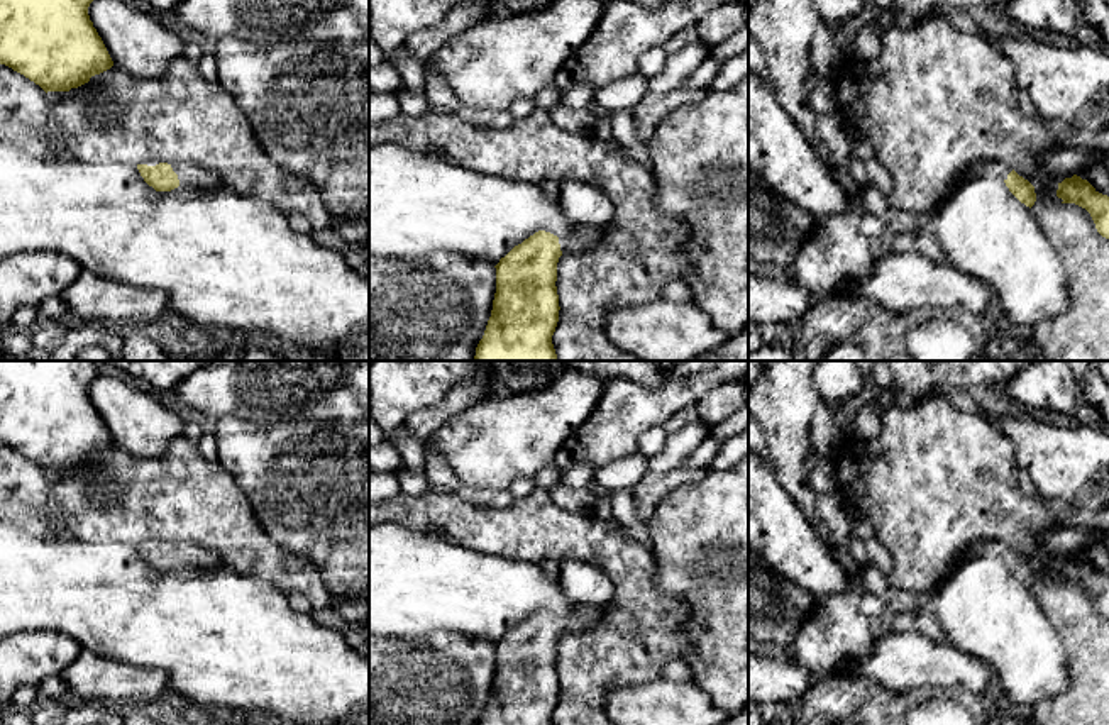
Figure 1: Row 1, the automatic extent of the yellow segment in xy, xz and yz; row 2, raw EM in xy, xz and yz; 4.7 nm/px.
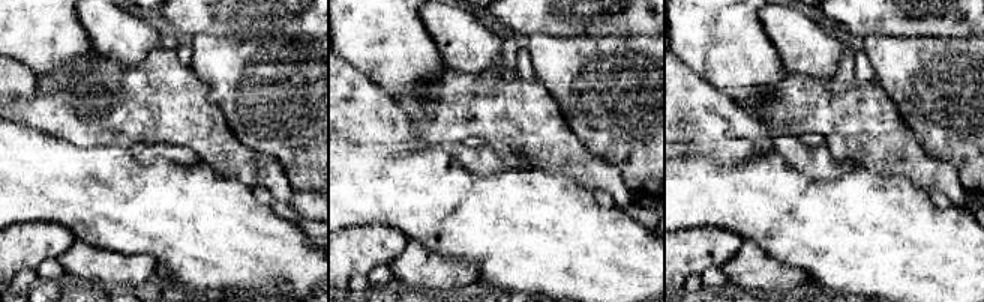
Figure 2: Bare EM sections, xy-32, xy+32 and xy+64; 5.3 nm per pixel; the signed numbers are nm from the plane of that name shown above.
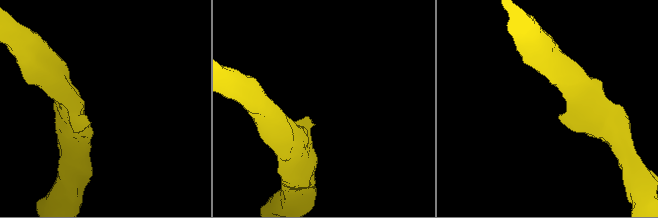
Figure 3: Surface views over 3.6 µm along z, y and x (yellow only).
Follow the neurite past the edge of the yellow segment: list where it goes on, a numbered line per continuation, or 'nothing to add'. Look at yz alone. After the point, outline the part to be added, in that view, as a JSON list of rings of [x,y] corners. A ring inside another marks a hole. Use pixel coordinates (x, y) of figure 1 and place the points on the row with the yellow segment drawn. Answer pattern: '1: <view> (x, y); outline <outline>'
1: yz (979, 168); outline [[[975,161],[970,166],[967,181],[977,180],[977,178],[985,178],[985,176],[1002,178],[1002,176],[1009,174],[1011,171],[1012,171],[1012,166],[1007,163]]]

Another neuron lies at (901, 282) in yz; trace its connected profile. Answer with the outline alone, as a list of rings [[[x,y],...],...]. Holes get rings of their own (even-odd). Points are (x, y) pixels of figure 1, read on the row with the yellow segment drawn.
[[[889,246],[875,254],[872,276],[848,288],[897,313],[930,308],[935,313],[972,312],[990,325],[989,302],[997,295],[984,281],[946,264],[936,264],[918,251],[894,252]]]

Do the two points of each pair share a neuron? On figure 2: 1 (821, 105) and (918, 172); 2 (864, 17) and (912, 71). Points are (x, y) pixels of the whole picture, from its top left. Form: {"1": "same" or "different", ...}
{"1": "same", "2": "different"}

